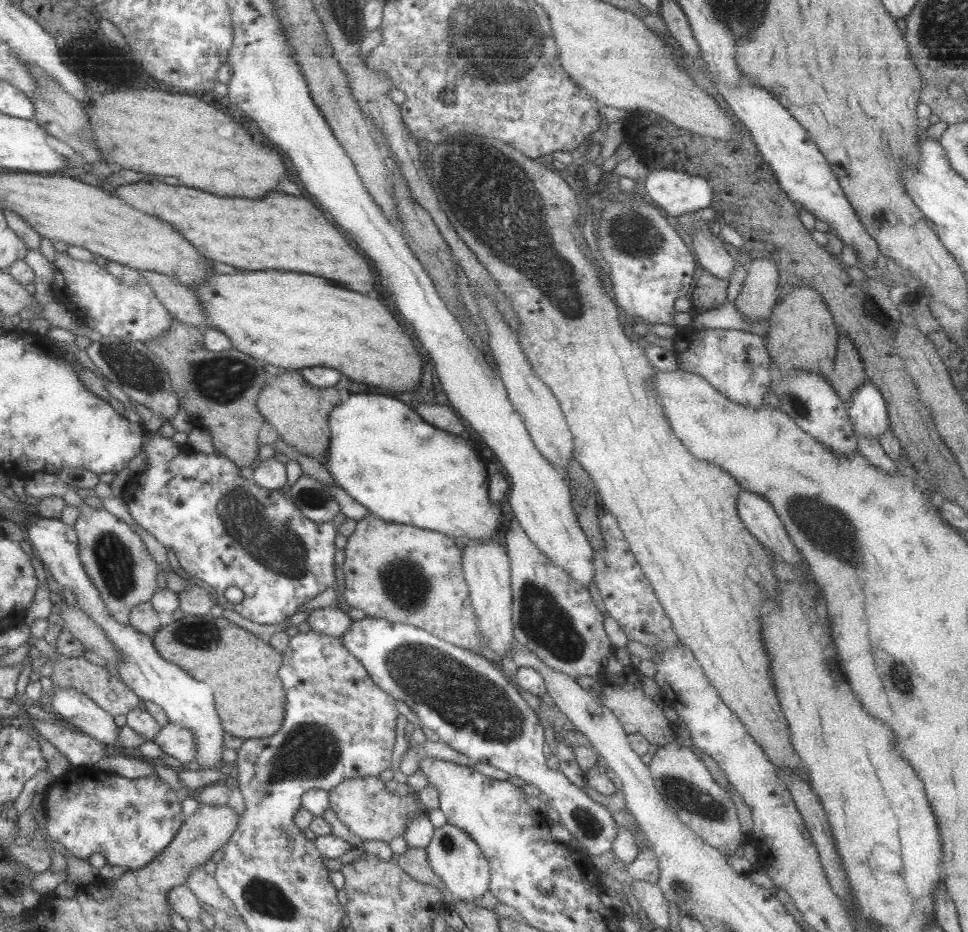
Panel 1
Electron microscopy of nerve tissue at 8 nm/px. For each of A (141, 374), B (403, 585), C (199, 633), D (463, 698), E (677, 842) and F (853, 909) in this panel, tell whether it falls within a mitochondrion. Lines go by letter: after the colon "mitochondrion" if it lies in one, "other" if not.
A: mitochondrion
B: mitochondrion
C: mitochondrion
D: mitochondrion
E: other
F: other

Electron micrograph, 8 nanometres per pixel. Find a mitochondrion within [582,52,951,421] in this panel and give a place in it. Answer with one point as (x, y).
(635, 241)

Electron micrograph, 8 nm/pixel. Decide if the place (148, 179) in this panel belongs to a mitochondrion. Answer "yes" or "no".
no

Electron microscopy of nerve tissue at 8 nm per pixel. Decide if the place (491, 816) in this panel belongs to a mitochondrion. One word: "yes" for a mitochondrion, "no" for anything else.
no

